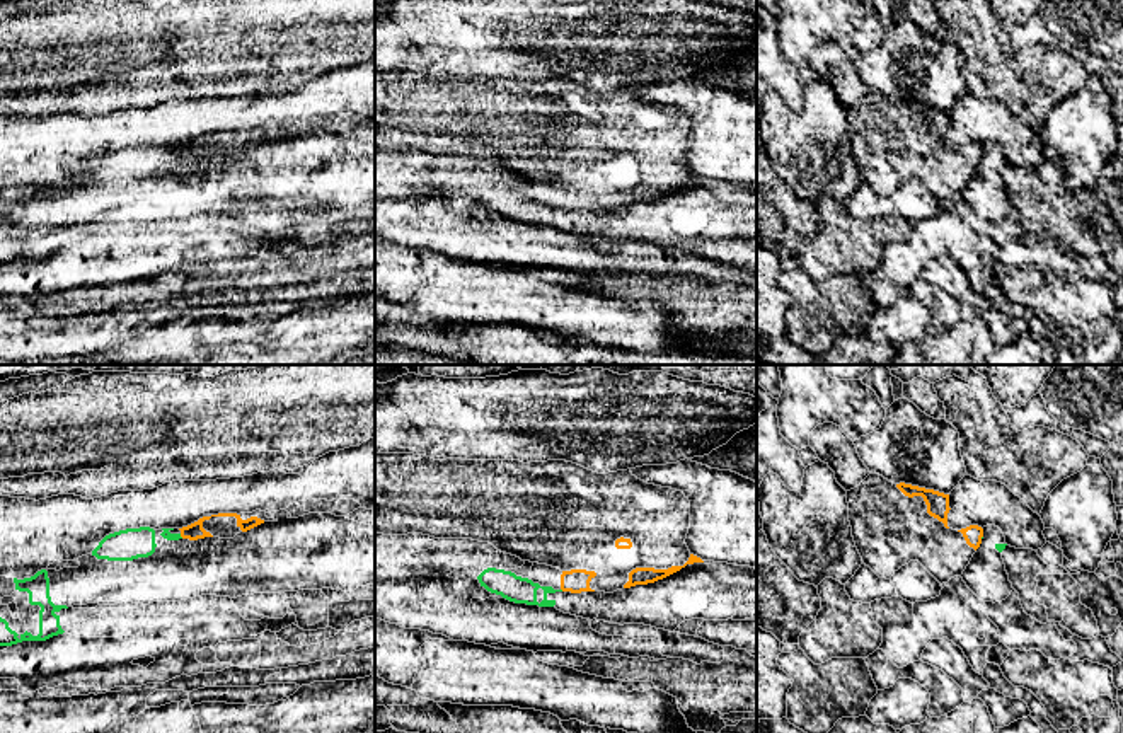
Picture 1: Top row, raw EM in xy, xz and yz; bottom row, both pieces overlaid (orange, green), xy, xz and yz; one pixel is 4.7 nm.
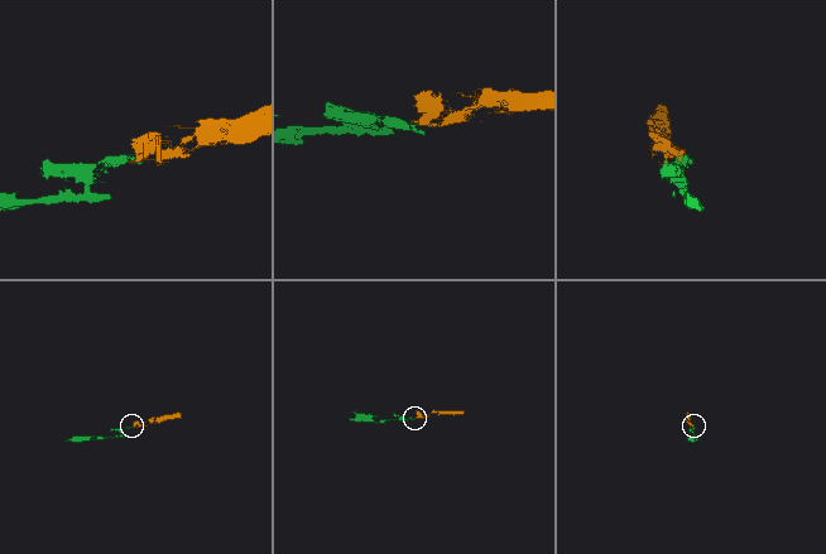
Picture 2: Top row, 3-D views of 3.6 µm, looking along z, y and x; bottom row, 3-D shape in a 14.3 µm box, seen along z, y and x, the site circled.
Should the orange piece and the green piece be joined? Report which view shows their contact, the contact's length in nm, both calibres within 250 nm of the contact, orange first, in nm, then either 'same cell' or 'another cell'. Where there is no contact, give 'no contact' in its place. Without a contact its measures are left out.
contact in xy; length 30 nm; calibres 80 and 50 nm; another cell

